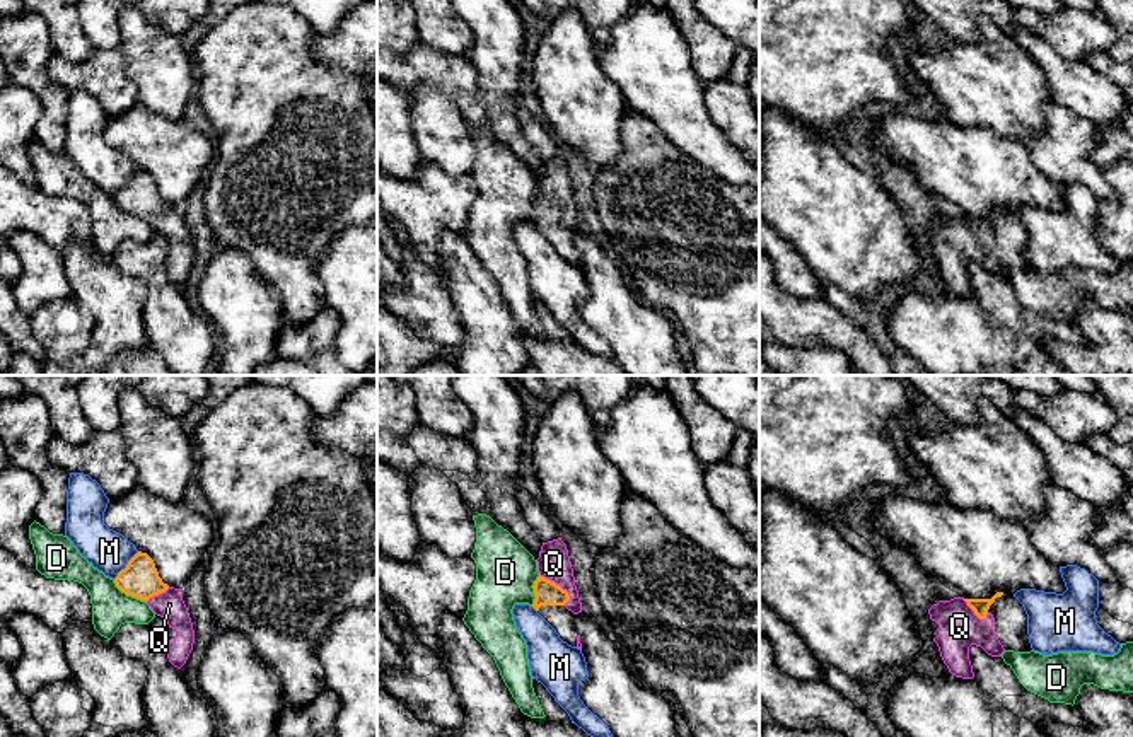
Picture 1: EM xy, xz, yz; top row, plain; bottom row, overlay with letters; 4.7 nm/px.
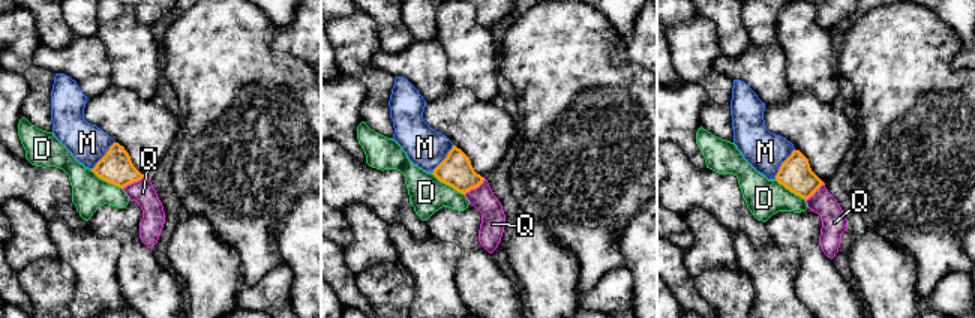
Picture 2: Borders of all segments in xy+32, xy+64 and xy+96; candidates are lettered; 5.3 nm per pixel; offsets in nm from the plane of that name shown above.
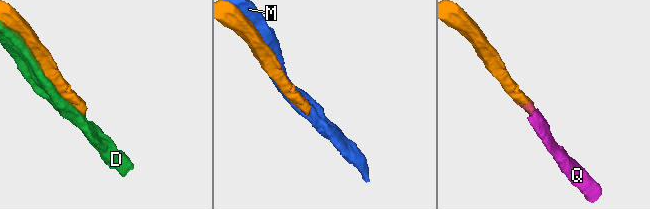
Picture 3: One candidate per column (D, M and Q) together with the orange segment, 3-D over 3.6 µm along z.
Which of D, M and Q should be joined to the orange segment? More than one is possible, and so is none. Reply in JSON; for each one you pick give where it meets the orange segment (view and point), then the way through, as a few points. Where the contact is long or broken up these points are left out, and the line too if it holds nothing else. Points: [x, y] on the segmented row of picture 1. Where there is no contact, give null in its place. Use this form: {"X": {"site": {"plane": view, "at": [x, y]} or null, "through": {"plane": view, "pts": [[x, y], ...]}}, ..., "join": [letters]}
{"Q": {"site": {"plane": "xz", "at": [555, 584]}}, "join": ["Q"]}

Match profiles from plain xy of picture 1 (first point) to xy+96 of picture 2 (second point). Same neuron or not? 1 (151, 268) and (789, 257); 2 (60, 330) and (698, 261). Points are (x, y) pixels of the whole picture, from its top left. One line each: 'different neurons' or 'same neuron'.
1: different neurons
2: different neurons

